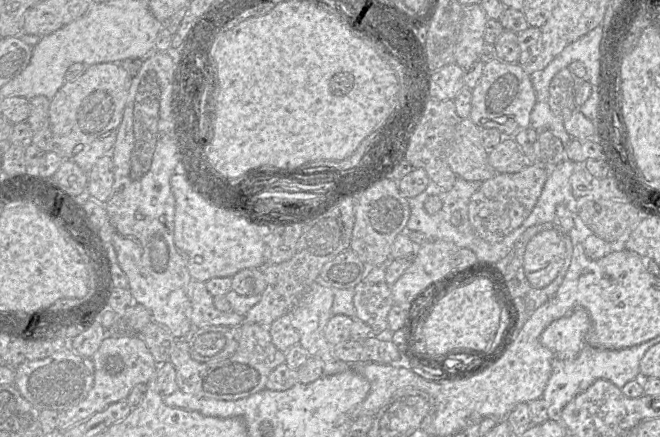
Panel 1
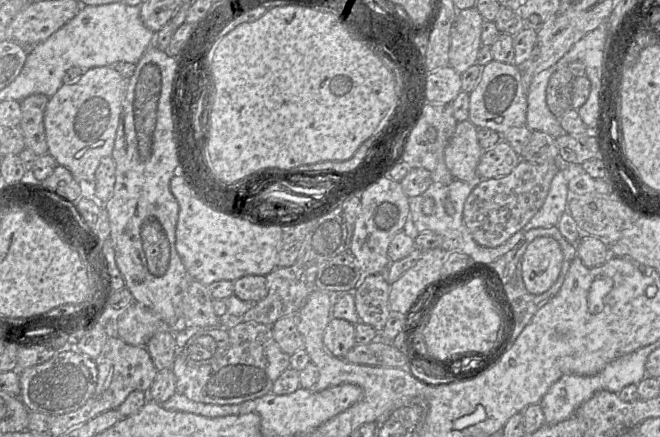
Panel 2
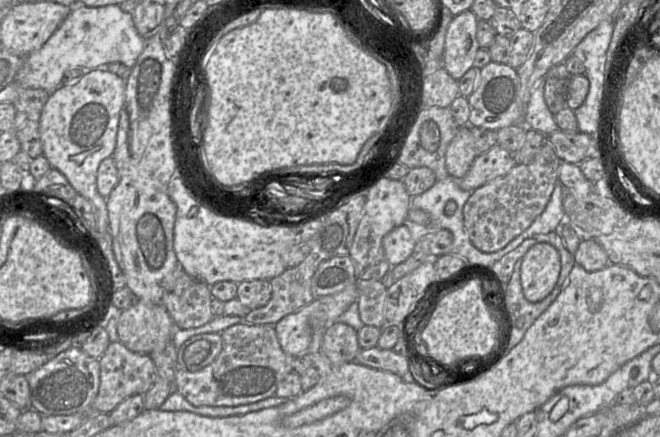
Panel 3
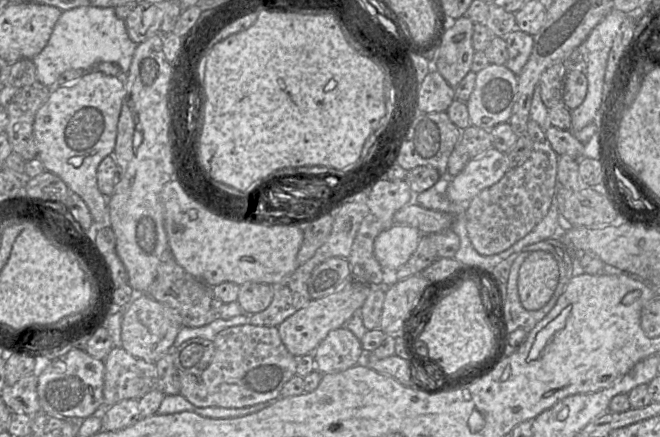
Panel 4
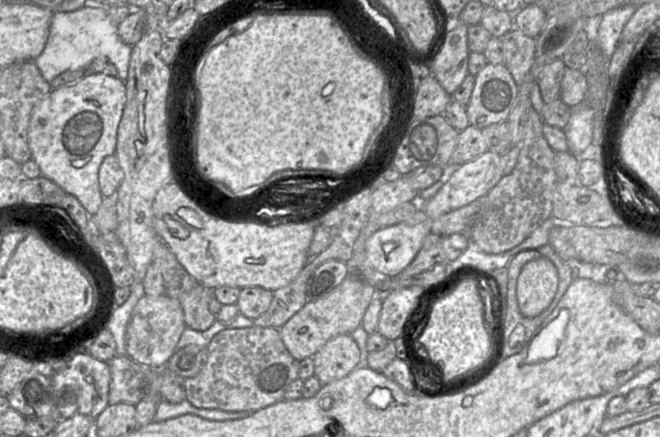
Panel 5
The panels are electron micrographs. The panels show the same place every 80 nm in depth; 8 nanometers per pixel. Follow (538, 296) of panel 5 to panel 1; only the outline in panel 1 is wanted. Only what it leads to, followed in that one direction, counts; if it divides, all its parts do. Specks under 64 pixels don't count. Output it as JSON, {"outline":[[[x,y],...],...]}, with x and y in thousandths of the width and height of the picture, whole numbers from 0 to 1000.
{"outline":[[[839,526],[814,533],[800,554],[792,616],[802,650],[820,661],[830,654],[848,622],[858,590],[858,565]]]}

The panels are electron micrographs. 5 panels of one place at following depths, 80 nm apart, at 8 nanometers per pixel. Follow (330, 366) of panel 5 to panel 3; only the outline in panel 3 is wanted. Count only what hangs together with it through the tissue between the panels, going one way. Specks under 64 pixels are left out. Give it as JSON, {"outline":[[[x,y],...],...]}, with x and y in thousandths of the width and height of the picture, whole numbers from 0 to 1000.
{"outline":[[[506,737],[495,751],[488,776],[488,805],[506,833],[538,826],[547,796],[541,757],[518,737]]]}

